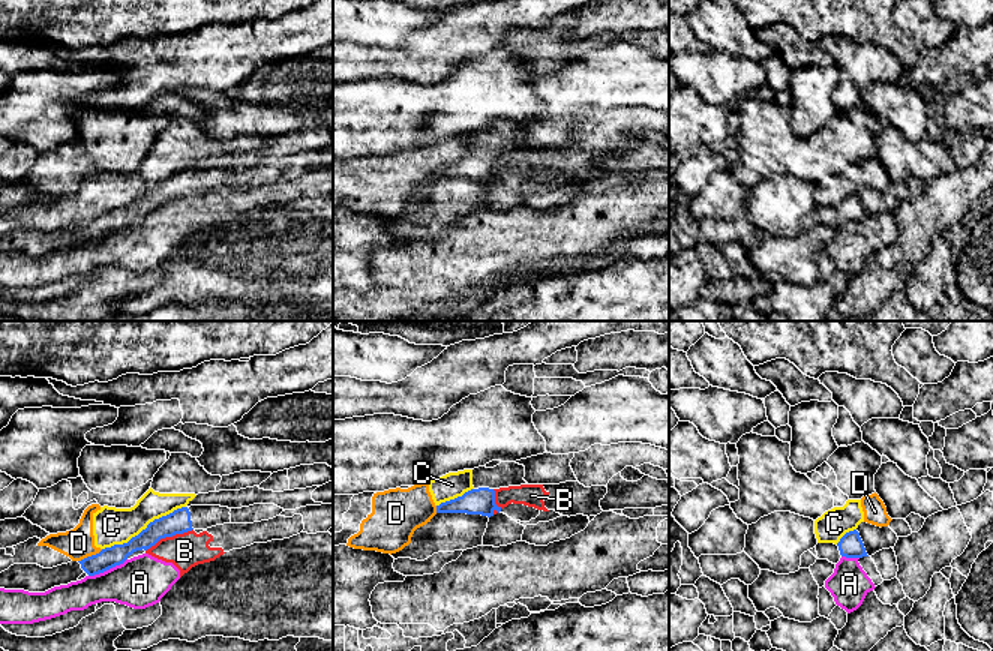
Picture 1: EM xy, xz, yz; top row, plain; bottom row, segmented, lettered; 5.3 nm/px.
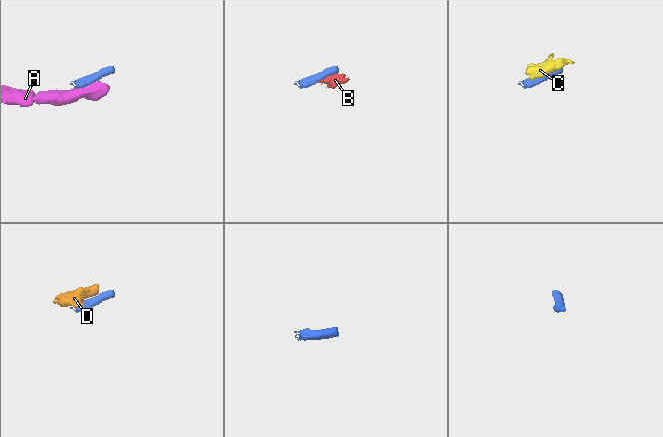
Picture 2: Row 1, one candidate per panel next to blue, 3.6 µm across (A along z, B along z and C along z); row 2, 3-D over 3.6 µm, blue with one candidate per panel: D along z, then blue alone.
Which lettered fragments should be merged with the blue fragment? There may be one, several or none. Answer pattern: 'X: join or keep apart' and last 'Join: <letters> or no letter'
A: keep apart
B: keep apart
C: keep apart
D: keep apart
Join: no letter

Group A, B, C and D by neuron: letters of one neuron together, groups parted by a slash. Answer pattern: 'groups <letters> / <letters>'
groups A B / C D

